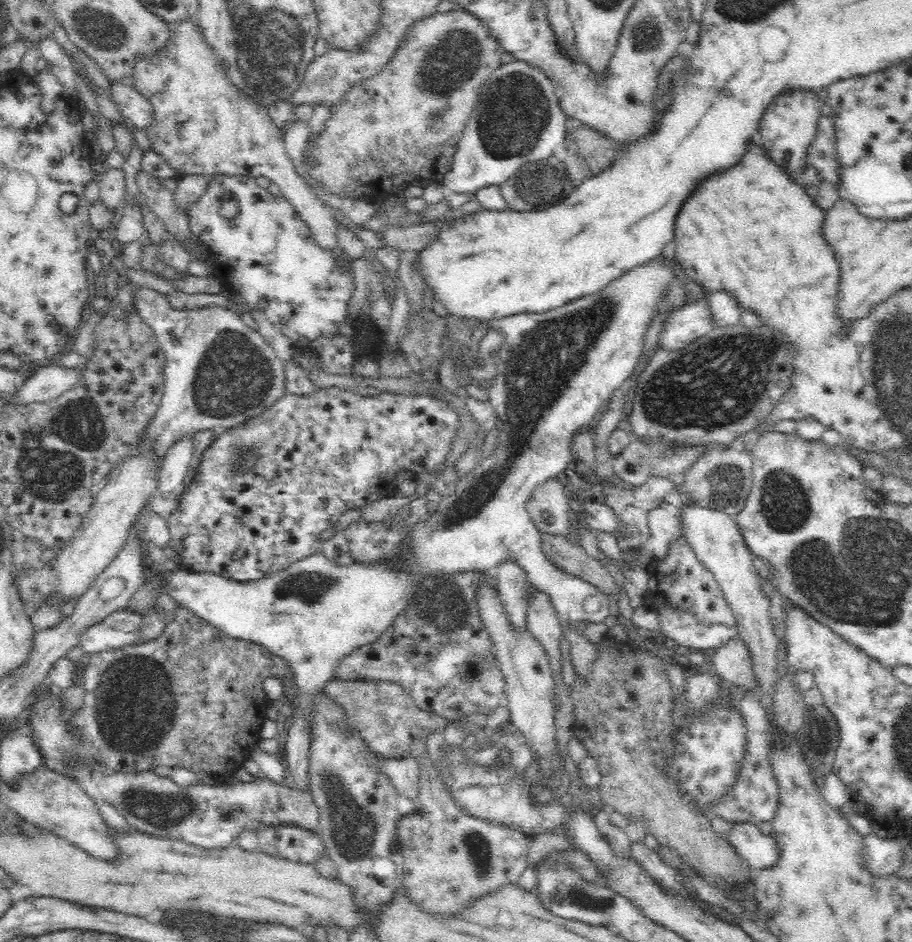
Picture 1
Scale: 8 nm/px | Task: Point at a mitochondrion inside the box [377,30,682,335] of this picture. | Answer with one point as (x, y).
(516, 114)

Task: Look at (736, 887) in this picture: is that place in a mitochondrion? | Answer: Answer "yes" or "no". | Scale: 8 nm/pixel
no

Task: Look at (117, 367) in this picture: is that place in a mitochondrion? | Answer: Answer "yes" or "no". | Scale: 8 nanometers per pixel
no

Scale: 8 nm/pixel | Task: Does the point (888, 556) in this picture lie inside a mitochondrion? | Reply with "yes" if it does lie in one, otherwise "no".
yes

